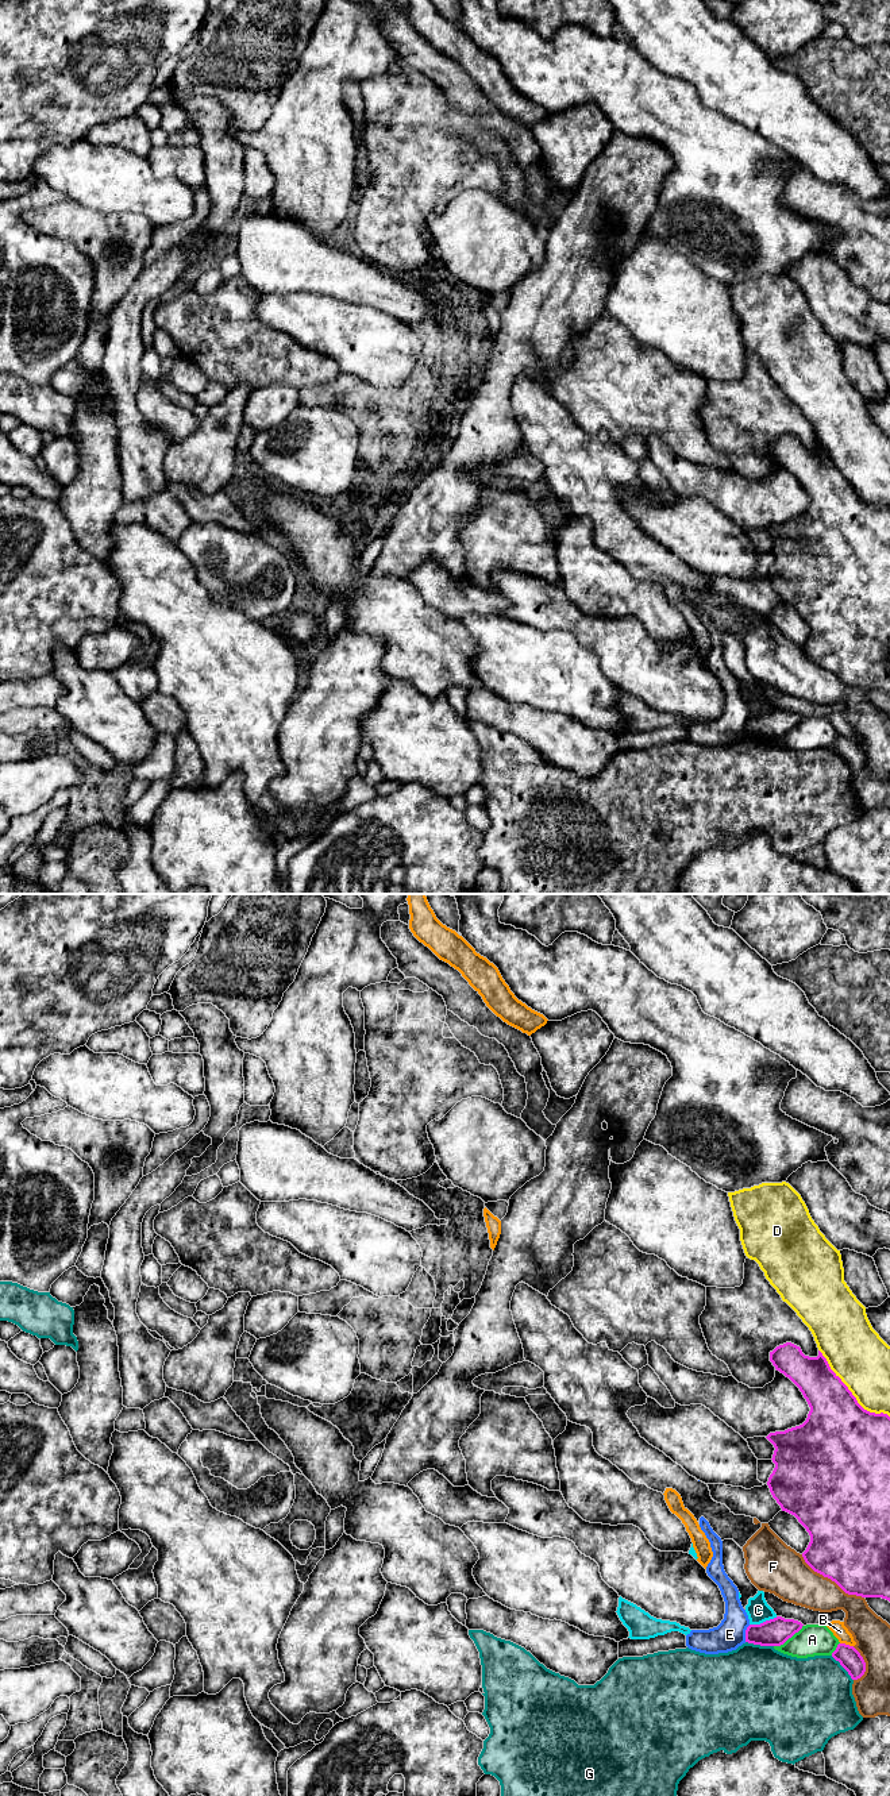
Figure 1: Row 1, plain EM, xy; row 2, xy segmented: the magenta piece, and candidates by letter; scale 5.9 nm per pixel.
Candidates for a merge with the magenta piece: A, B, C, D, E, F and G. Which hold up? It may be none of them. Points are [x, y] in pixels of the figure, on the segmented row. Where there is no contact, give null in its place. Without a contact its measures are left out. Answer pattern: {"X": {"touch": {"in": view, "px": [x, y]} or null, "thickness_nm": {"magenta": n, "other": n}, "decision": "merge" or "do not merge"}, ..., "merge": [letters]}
{"A": {"touch": {"in": "xy", "px": [789, 1637]}, "thickness_nm": {"magenta": 160, "other": 190}, "decision": "do not merge"}, "B": {"touch": {"in": "xy", "px": [847, 1645]}, "thickness_nm": {"magenta": 140, "other": 90}, "decision": "do not merge"}, "C": {"touch": {"in": "xy", "px": [763, 1622]}, "thickness_nm": {"magenta": 160, "other": 140}, "decision": "do not merge"}, "D": {"touch": {"in": "xy", "px": [850, 1391]}, "thickness_nm": {"magenta": 400, "other": 340}, "decision": "do not merge"}, "E": {"touch": {"in": "xy", "px": [746, 1633]}, "thickness_nm": {"magenta": 160, "other": 180}, "decision": "do not merge"}, "F": {"touch": {"in": "xy", "px": [831, 1579]}, "thickness_nm": {"magenta": 480, "other": 260}, "decision": "do not merge"}, "G": {"touch": {"in": "xy", "px": [759, 1644]}, "thickness_nm": {"magenta": 160, "other": 480}, "decision": "do not merge"}, "merge": []}

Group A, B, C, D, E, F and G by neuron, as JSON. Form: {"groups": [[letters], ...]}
{"groups": [["A"], ["B"], ["C"], ["D"], ["E"], ["F"], ["G"]]}

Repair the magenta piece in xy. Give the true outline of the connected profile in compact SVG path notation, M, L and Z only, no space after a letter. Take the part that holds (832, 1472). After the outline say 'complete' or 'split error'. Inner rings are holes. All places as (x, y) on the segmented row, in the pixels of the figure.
M786 1342L770 1352L770 1361L777 1371L789 1377L802 1392L810 1411L806 1421L785 1431L770 1433L766 1438L774 1445L773 1462L775 1468L768 1477L767 1485L773 1498L781 1506L782 1511L794 1515L810 1535L810 1542L802 1553L805 1562L817 1573L835 1581L845 1593L862 1597L882 1597L890 1602L890 1417L887 1414L875 1414L864 1410L831 1369L827 1358L818 1350L817 1357L805 1356L800 1346Z; complete

